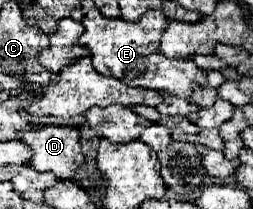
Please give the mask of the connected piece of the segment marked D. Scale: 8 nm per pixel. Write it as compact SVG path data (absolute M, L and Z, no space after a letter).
M34 126L32 130L24 130L18 140L24 140L24 144L34 152L30 166L38 172L54 172L58 178L74 178L74 170L84 162L82 150L80 150L80 134L74 126Z

